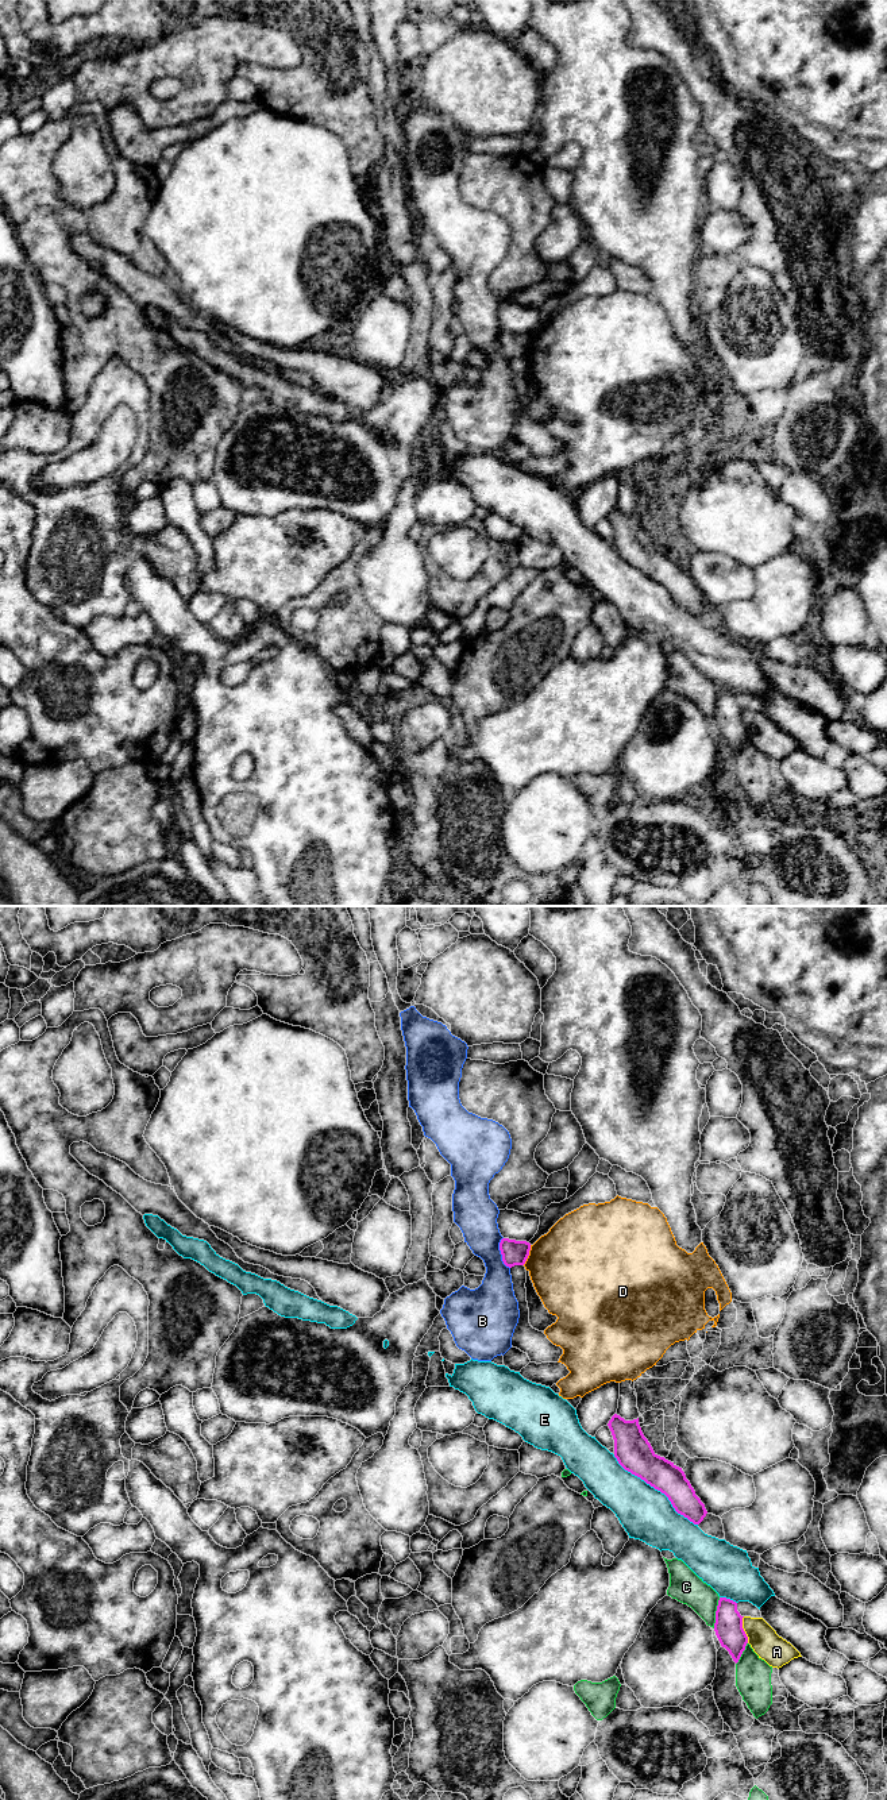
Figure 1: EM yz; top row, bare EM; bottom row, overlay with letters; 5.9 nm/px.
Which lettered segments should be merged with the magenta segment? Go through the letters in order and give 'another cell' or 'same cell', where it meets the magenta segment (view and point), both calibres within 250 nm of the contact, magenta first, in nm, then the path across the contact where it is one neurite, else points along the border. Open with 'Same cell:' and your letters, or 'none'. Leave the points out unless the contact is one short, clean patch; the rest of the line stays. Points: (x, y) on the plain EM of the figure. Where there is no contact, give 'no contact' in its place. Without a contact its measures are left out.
Same cell: C
A: another cell; meets magenta in yz at (743, 723); 170 nm thick on the magenta side, 180 nm on the other; border along yz (743, 709), (743, 723), (748, 735)
B: another cell; meets magenta in yz at (501, 346); 150 nm thick on the magenta side, 220 nm on the other
C: same cell; meets magenta in yz at (716, 705); 170 nm thick on the magenta side, 190 nm on the other
D: another cell; meets magenta in yz at (528, 347); 150 nm thick on the magenta side, 480 nm on the other
E: another cell; meets magenta in yz at (656, 581); 220 nm thick on the magenta side, 320 nm on the other

